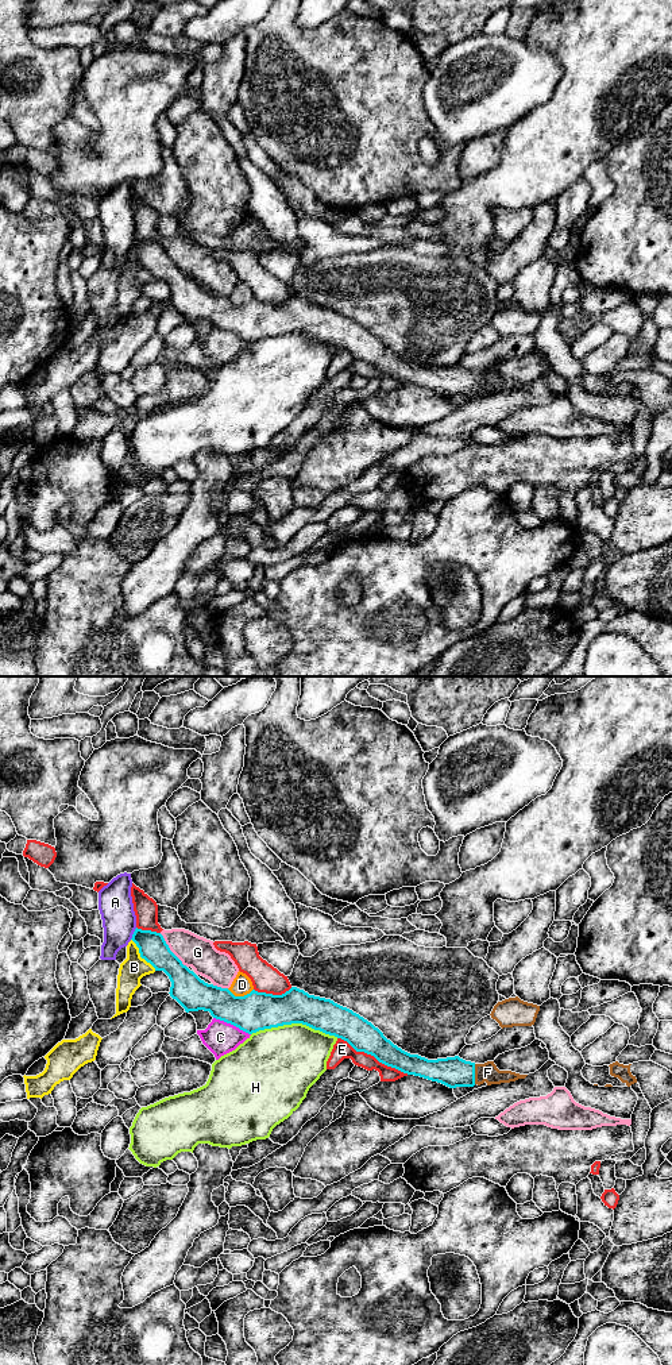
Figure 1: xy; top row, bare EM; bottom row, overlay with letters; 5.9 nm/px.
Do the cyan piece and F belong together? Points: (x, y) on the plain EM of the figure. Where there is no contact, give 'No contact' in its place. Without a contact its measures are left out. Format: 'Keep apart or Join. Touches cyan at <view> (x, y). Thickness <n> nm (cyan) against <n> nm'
Join. Touches cyan at xy (474, 382). Thickness 180 nm (cyan) against 120 nm

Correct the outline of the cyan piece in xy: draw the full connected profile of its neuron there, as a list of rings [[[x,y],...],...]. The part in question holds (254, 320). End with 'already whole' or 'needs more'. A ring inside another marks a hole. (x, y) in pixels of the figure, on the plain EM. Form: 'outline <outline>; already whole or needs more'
outline [[[135,238],[132,247],[140,266],[155,279],[163,279],[170,290],[170,305],[186,321],[209,320],[216,328],[231,332],[252,343],[259,339],[291,332],[302,332],[325,343],[347,350],[356,360],[374,365],[379,371],[403,382],[441,392],[449,397],[487,394],[525,387],[511,379],[499,379],[494,370],[475,373],[459,365],[428,369],[410,363],[352,319],[331,308],[309,304],[291,296],[282,304],[252,298],[244,305],[235,305],[228,297],[208,293],[190,279],[170,259],[163,244],[151,239]]]; needs more

